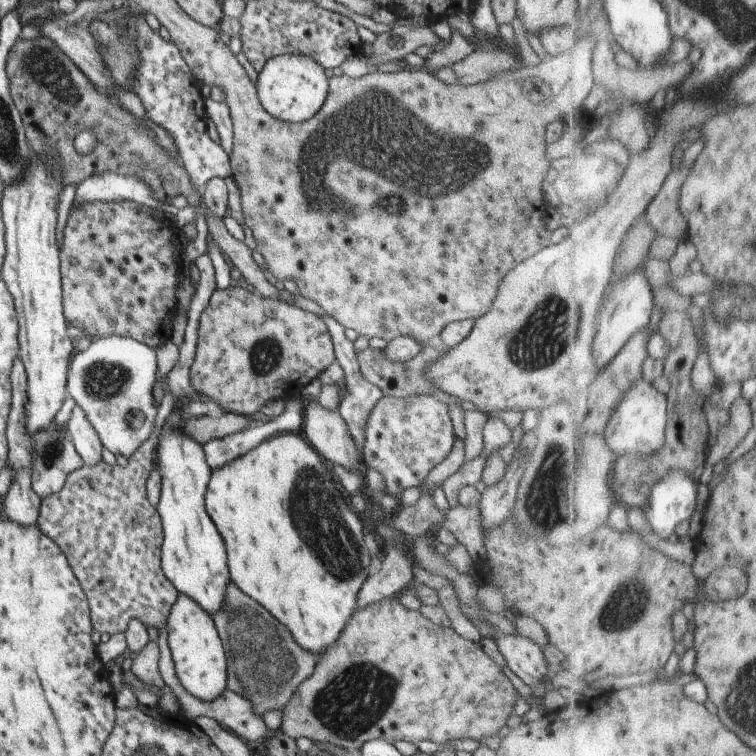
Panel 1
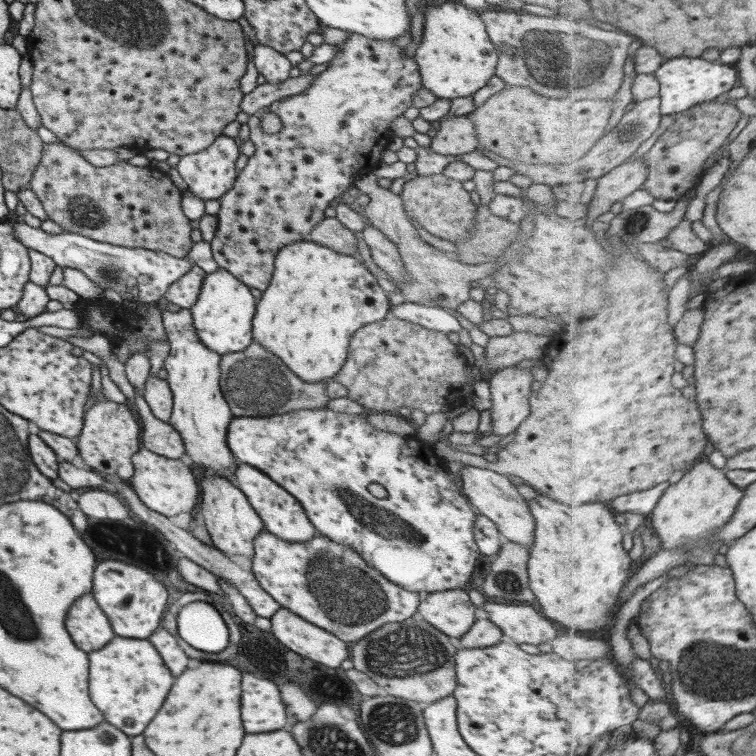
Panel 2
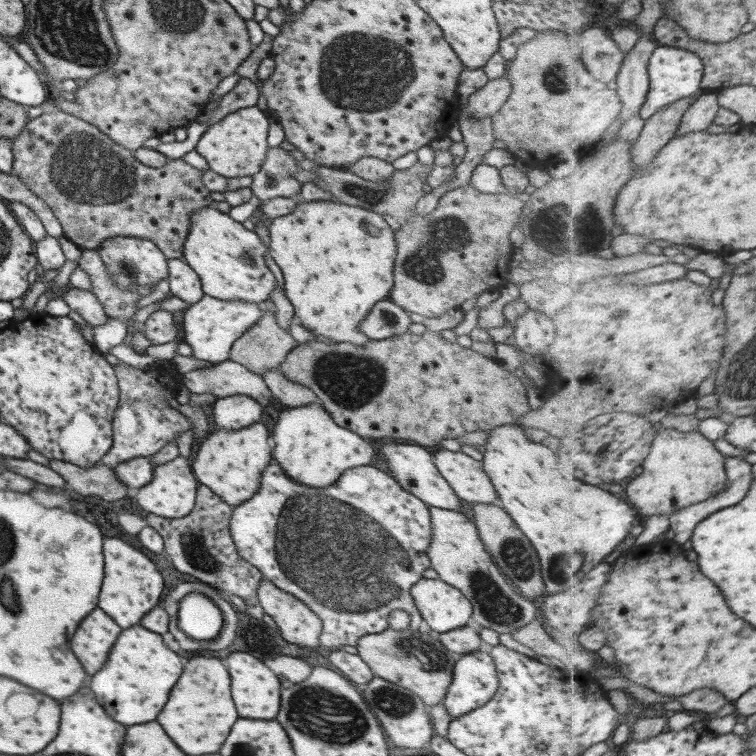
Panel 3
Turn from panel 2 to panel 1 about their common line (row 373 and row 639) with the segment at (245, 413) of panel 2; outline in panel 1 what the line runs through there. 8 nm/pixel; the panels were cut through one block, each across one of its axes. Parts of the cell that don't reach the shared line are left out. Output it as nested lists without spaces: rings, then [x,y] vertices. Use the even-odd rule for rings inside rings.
[[[233,586],[225,588],[223,608],[211,614],[226,661],[226,688],[247,698],[253,704],[253,712],[263,716],[267,710],[280,710],[290,700],[292,692],[313,672],[322,654],[299,648],[283,624],[275,624],[259,604],[253,604],[255,616],[263,620],[249,620],[251,608],[245,604],[245,596]]]

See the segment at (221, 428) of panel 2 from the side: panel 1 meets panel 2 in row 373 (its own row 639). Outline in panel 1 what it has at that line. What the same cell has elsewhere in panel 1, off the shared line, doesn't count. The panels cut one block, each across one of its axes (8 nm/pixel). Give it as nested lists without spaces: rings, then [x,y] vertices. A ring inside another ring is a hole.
[[[177,594],[164,625],[174,672],[187,694],[201,702],[211,702],[226,688],[227,661],[214,626],[214,621],[183,594]]]

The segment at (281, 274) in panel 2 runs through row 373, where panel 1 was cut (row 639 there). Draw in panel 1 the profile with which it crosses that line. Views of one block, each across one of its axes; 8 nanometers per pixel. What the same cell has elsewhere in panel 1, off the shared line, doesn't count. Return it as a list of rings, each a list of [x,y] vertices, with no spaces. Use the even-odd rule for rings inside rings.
[[[300,432],[268,437],[221,470],[210,470],[204,507],[225,544],[231,582],[283,624],[299,648],[322,654],[335,644],[354,612],[359,586],[375,565],[361,535],[362,516],[350,506],[341,484],[320,460]]]

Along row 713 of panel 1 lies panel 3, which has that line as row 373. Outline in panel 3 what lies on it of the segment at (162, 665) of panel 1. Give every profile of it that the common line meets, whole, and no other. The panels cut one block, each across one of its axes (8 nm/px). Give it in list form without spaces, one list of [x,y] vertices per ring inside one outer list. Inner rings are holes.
[[[230,361],[198,368],[180,375],[182,391],[210,391],[216,399],[229,395],[249,396],[263,406],[268,404],[271,391],[262,375],[249,372],[247,368]]]

